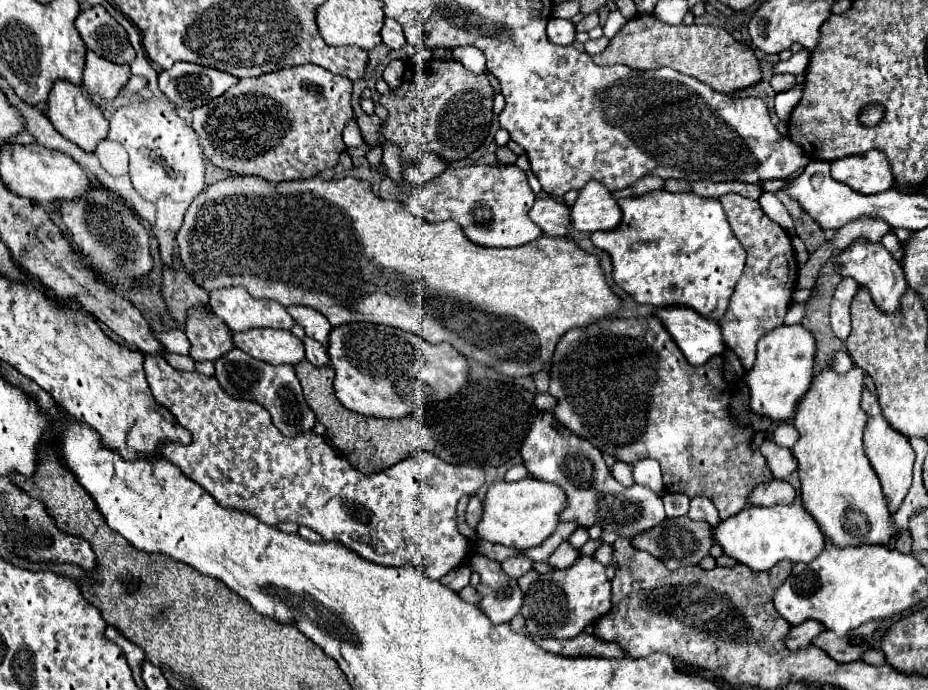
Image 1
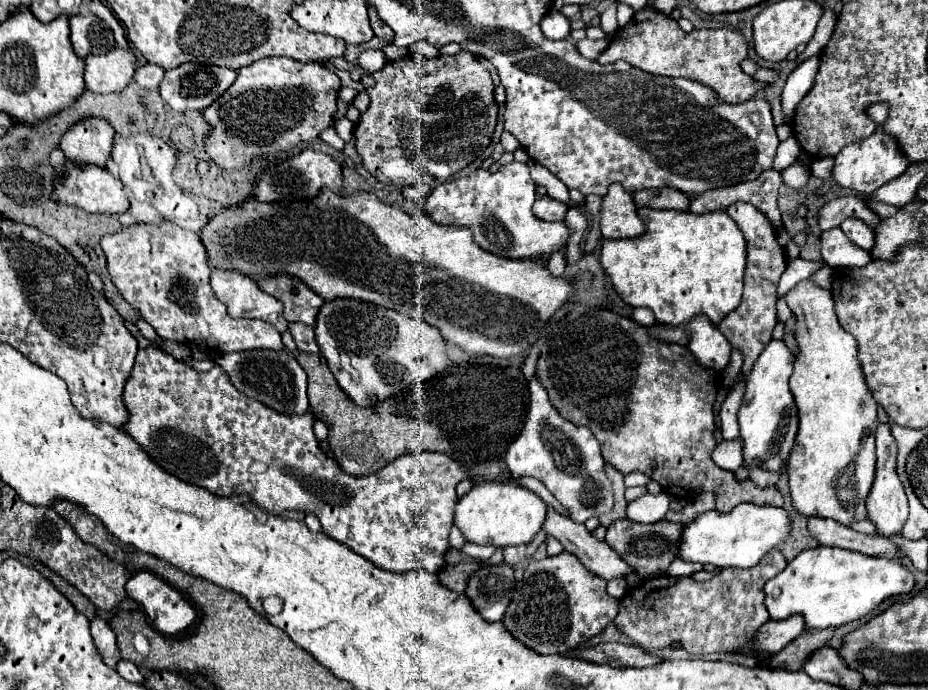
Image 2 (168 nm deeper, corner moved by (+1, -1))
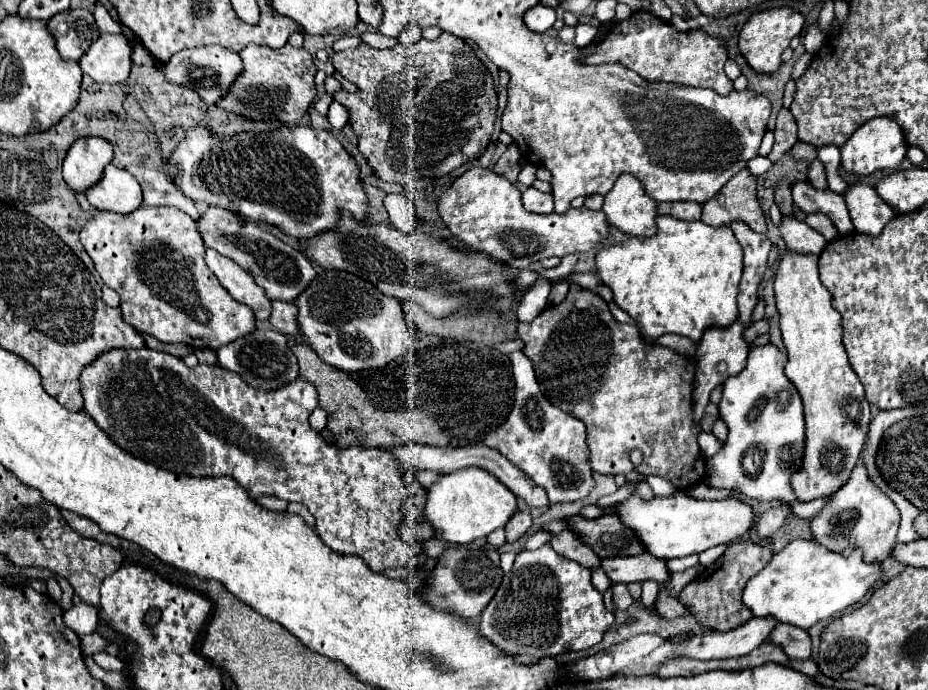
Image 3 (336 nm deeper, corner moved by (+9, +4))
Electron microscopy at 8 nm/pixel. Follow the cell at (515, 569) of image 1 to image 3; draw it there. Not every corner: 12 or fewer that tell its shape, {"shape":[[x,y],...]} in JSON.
{"shape":[[515,511],[507,521],[507,543],[521,539],[531,527],[527,511]]}

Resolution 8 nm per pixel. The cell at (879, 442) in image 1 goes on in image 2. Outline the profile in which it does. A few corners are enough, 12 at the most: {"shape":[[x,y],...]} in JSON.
{"shape":[[877,428],[877,472],[867,516],[881,536],[901,532],[909,514],[897,474],[897,442]]}

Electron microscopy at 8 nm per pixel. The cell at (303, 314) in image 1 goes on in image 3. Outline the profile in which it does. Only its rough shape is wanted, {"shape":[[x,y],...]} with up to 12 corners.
{"shape":[[207,207],[207,247],[249,271],[265,295],[295,301],[311,261],[237,213]]}

